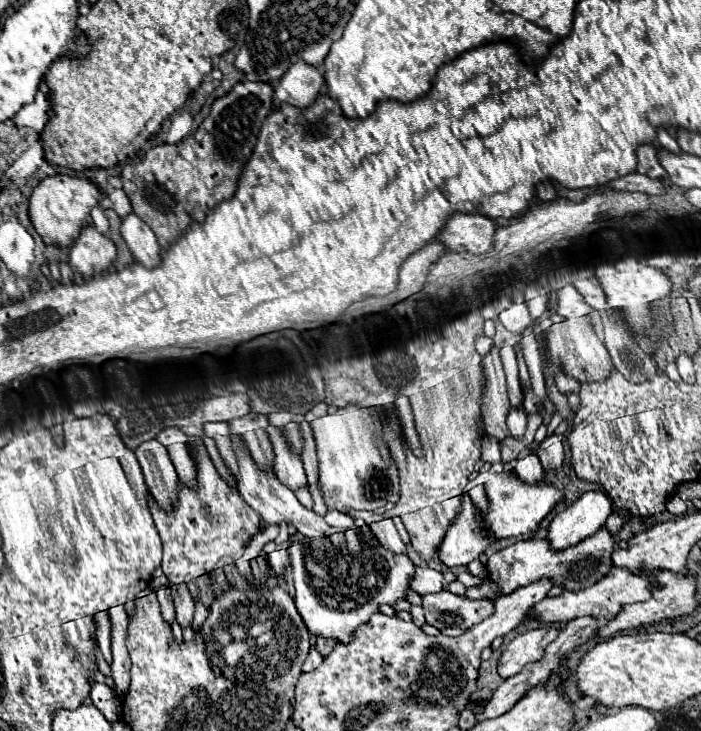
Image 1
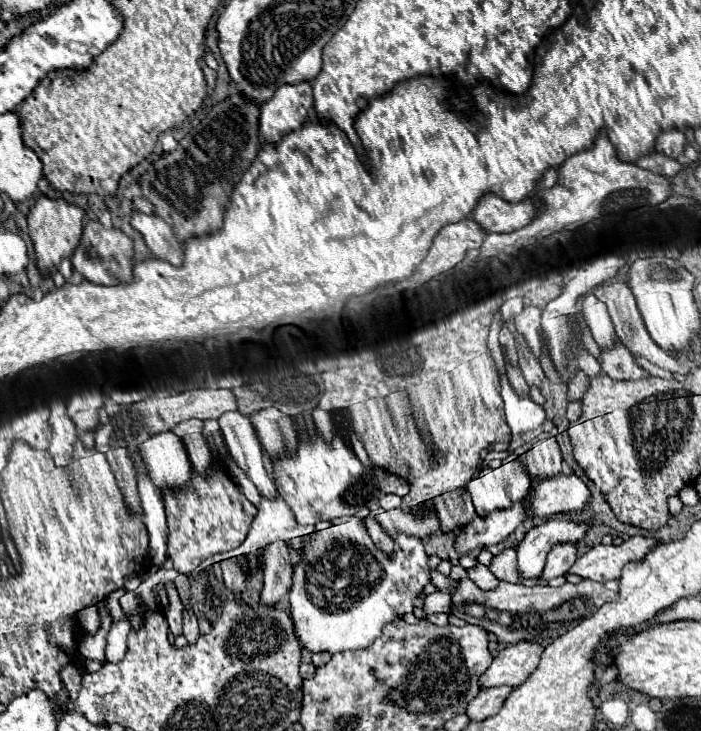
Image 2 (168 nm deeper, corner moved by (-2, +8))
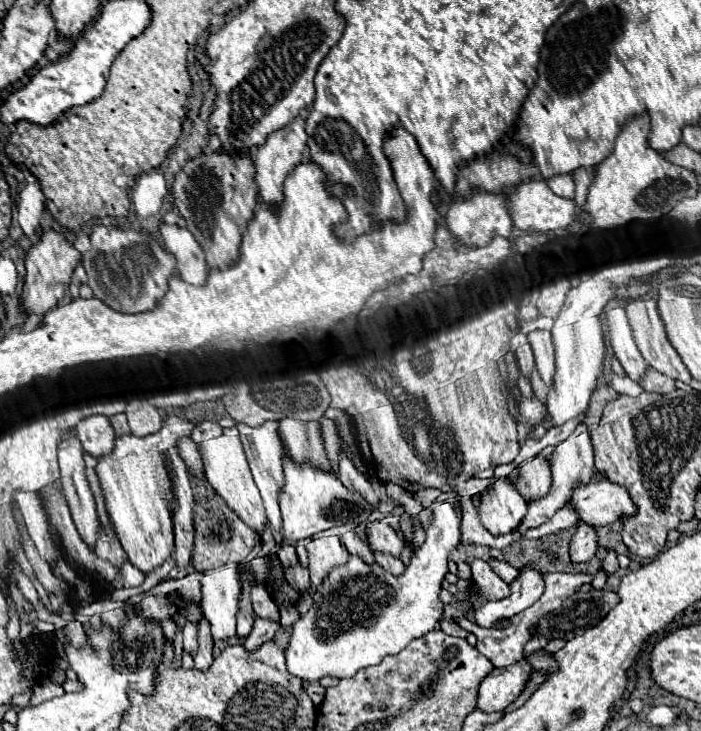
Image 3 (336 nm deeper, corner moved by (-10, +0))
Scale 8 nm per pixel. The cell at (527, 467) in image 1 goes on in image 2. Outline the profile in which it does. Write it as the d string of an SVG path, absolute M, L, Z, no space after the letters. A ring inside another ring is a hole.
M520 458L516 460L510 460L510 462L504 462L500 468L496 470L482 470L476 478L472 478L468 482L468 492L472 494L472 502L474 502L474 508L476 508L476 514L488 514L492 510L502 510L502 508L510 508L512 504L520 502L522 498L525 498L530 489L530 476L528 476L528 470L526 466L522 464Z

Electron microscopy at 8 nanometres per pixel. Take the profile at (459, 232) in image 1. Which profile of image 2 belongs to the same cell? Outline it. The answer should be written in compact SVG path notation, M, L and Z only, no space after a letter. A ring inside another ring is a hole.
M484 194L478 200L478 206L474 208L470 218L476 220L482 232L508 234L526 226L536 216L536 212L538 212L538 206L530 198L518 204L510 204L498 198L496 194Z

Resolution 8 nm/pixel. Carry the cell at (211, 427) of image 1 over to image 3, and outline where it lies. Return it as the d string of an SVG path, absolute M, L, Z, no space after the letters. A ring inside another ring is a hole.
M270 420L270 422L264 422L262 426L258 426L258 428L252 428L252 426L246 426L246 424L236 424L236 426L240 430L240 438L242 438L248 462L250 462L254 482L256 482L256 486L260 490L262 500L264 500L274 538L276 538L276 542L280 542L282 540L282 516L280 516L280 510L278 510L278 492L284 486L282 460L286 456L286 450L284 450L284 444L280 440L280 434L278 434L278 422Z

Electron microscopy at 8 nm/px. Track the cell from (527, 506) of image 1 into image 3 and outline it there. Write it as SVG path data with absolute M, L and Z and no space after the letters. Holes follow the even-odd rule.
M592 480L586 486L574 490L570 502L576 506L580 520L594 526L606 526L622 518L636 514L636 504L630 498L630 492L610 480Z

